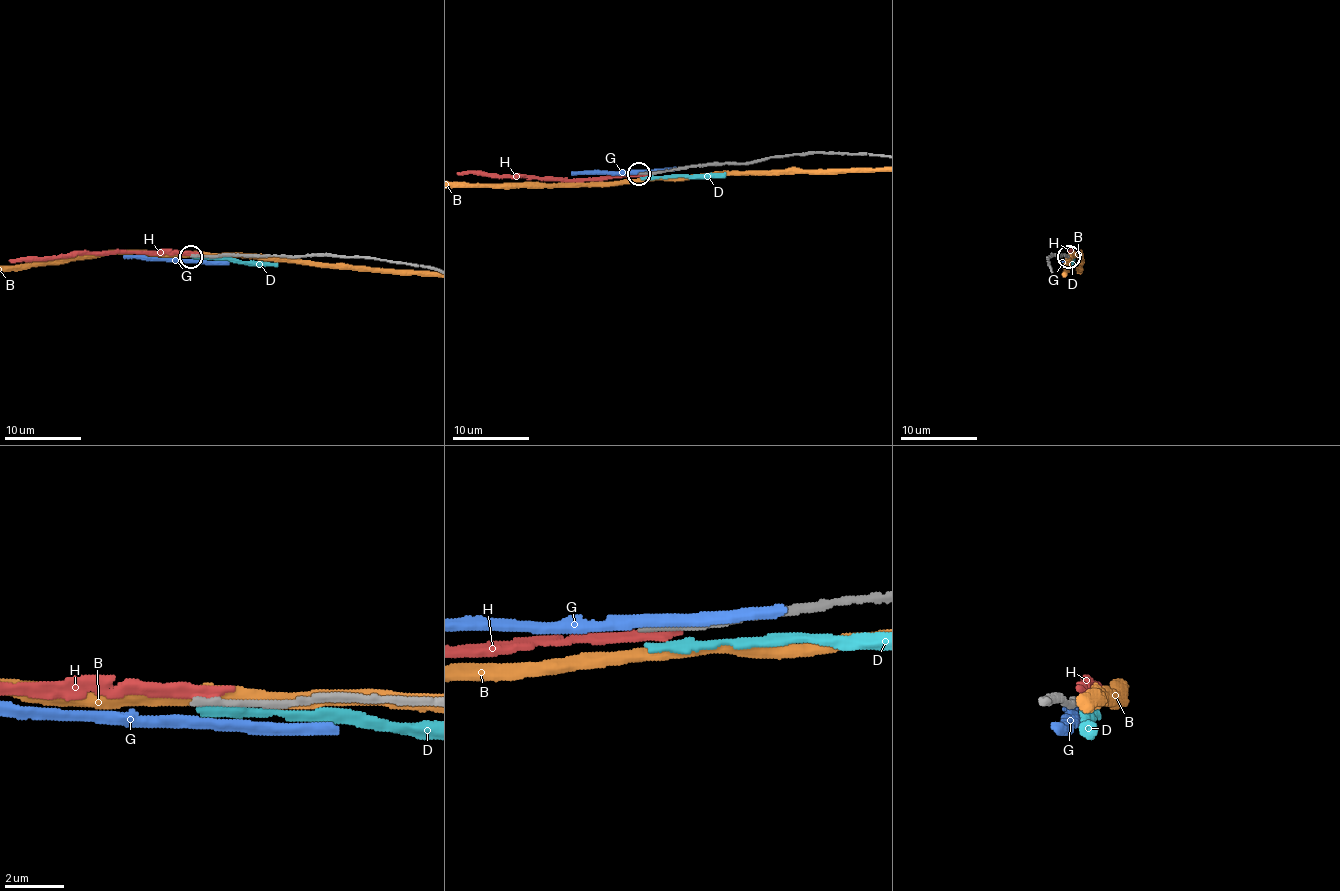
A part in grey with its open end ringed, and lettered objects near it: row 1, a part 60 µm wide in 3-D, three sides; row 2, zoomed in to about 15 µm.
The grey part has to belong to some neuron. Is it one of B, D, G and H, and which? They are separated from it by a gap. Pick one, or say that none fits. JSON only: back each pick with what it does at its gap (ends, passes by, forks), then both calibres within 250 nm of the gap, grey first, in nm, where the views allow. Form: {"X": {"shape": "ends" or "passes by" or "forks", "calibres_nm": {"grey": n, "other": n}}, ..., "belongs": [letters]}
{"belongs": []}

